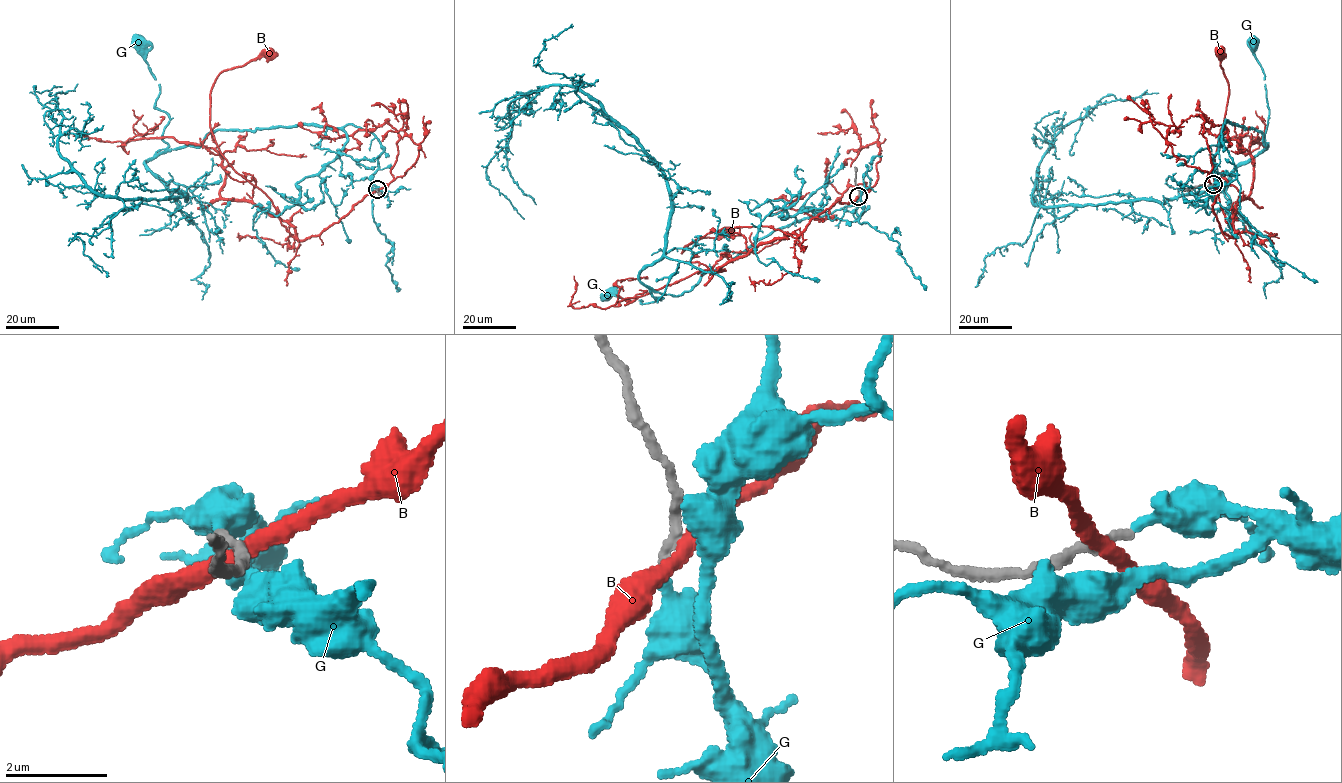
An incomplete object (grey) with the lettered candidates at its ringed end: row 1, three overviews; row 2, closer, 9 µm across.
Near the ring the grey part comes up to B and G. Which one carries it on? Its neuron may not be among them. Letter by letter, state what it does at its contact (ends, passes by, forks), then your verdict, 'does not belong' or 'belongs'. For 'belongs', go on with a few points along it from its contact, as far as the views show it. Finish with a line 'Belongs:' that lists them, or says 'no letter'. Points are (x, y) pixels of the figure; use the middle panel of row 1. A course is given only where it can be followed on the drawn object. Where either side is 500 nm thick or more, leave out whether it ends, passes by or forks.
B: it passes by; does not belong
G: it ends; belongs; course (858, 196), (856, 220), (845, 206), (779, 228), (680, 295), (609, 295)
Belongs: G

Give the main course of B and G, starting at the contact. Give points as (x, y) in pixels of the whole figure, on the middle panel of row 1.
B: (859, 194), (826, 208), (796, 238), (769, 226), (722, 228), (681, 253), (696, 240), (718, 239), (725, 231)
G: (858, 196), (856, 220), (845, 206), (779, 228), (680, 295), (609, 295)

